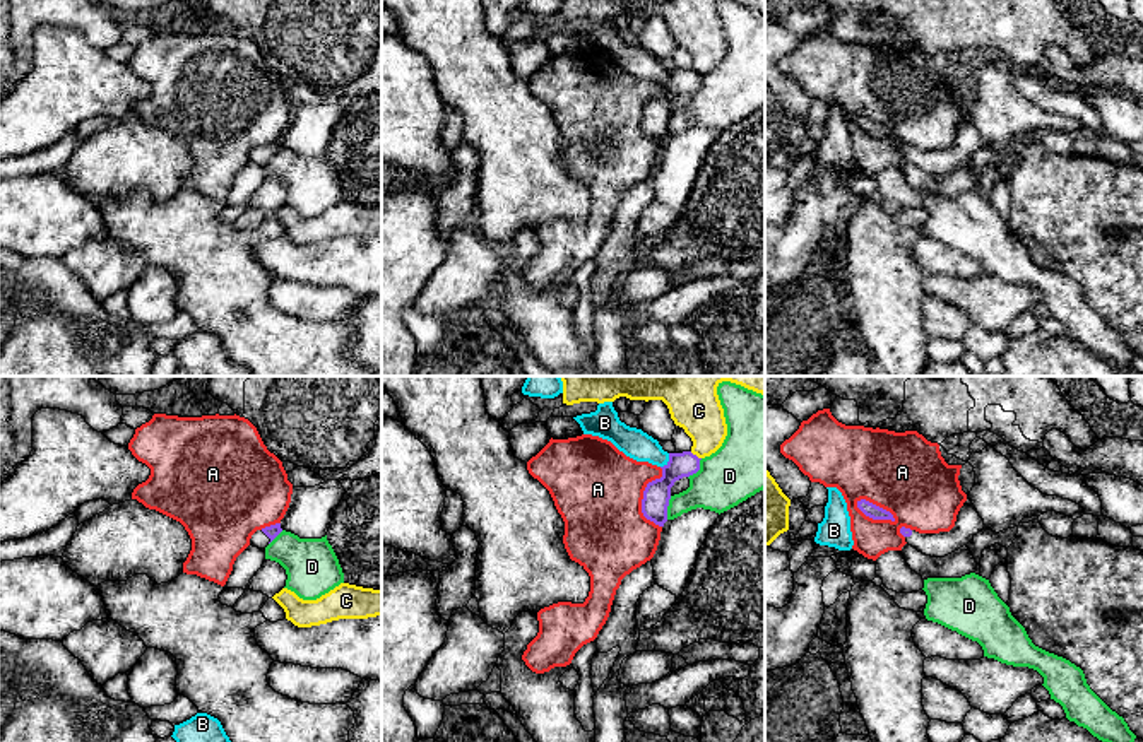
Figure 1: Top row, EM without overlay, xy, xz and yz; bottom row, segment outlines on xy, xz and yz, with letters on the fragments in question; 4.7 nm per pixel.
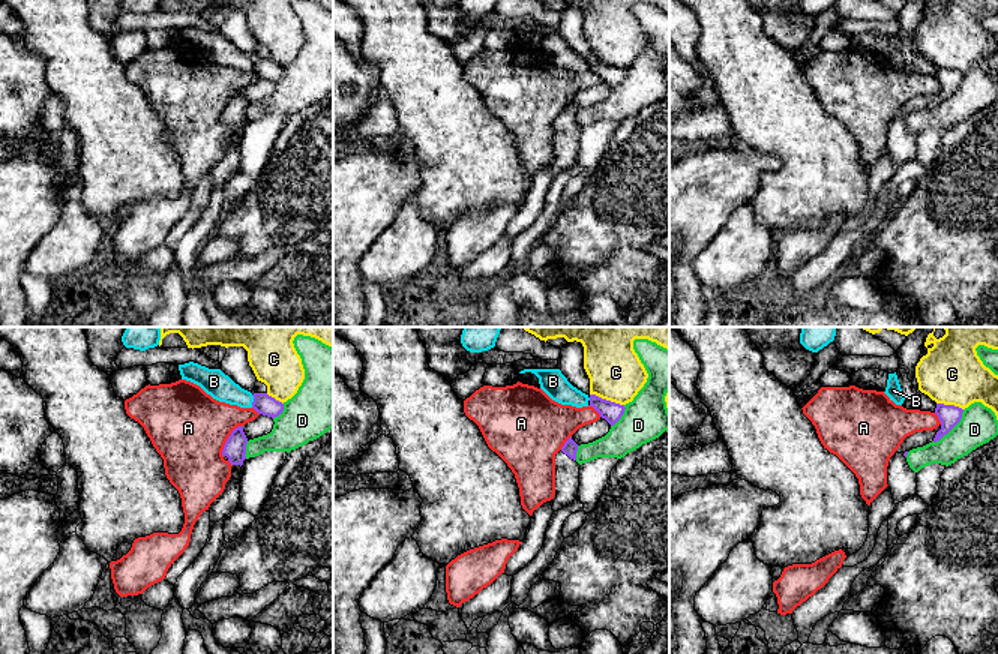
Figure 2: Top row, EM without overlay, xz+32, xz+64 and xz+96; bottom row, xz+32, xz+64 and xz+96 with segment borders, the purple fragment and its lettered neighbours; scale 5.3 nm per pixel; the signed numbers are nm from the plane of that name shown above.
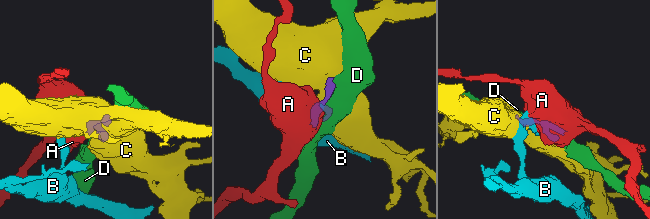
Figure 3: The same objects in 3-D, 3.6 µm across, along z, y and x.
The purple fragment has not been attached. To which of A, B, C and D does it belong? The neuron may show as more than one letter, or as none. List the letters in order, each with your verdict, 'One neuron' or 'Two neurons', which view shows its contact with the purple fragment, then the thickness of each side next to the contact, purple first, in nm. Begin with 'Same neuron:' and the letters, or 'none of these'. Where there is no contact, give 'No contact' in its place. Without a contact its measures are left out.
Same neuron: none of these
A: Two neurons. Touches purple in yz. Thickness 70 nm (purple) against 380 nm
B: Two neurons. Touches purple in xz. Thickness 130 nm (purple) against 140 nm
C: Two neurons. Touches purple in xz. Thickness 130 nm (purple) against 240 nm
D: Two neurons. Touches purple in xz. Thickness 130 nm (purple) against 220 nm

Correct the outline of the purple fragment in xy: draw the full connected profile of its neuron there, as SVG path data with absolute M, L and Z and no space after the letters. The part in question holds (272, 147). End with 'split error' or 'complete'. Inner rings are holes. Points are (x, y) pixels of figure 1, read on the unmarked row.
M281 140L257 147L250 156L250 162L265 166L281 149Z; split error

